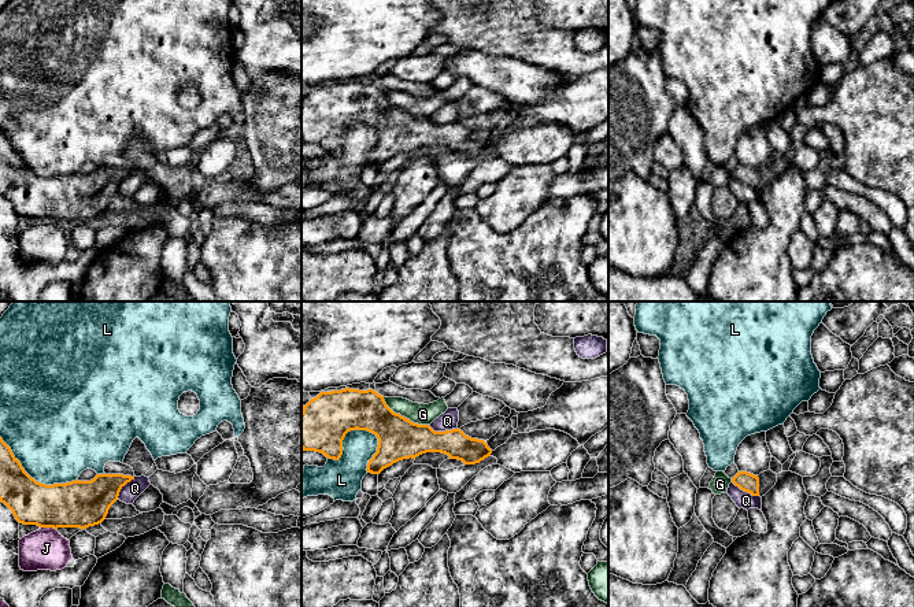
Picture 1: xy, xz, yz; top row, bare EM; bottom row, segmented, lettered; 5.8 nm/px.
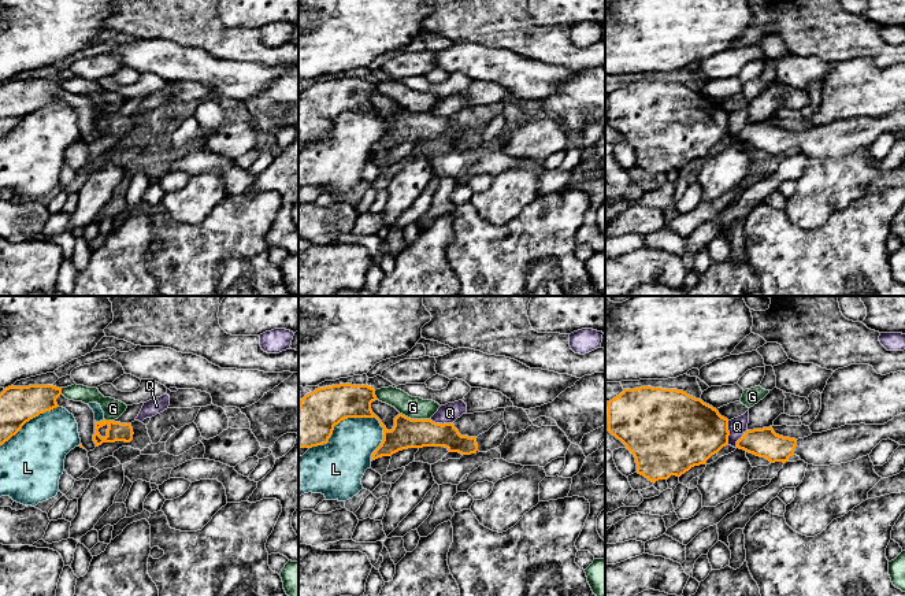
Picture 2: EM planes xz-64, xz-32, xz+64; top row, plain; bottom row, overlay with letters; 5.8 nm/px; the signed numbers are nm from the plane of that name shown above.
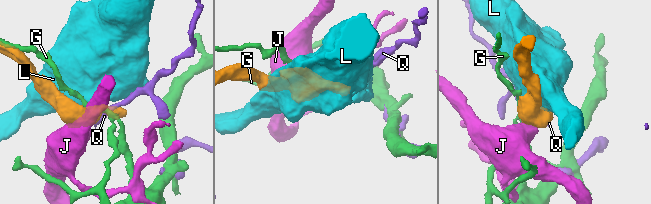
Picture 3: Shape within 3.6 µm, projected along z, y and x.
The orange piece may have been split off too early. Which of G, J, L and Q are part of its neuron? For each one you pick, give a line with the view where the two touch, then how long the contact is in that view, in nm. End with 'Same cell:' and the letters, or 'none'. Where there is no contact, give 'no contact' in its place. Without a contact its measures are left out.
Same cell: none

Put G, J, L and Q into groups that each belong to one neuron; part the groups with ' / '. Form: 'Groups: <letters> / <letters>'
Groups: G / J / L / Q

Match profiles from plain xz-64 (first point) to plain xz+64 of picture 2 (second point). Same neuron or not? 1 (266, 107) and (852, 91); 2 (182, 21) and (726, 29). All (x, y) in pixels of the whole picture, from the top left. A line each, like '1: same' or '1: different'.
1: same
2: different

